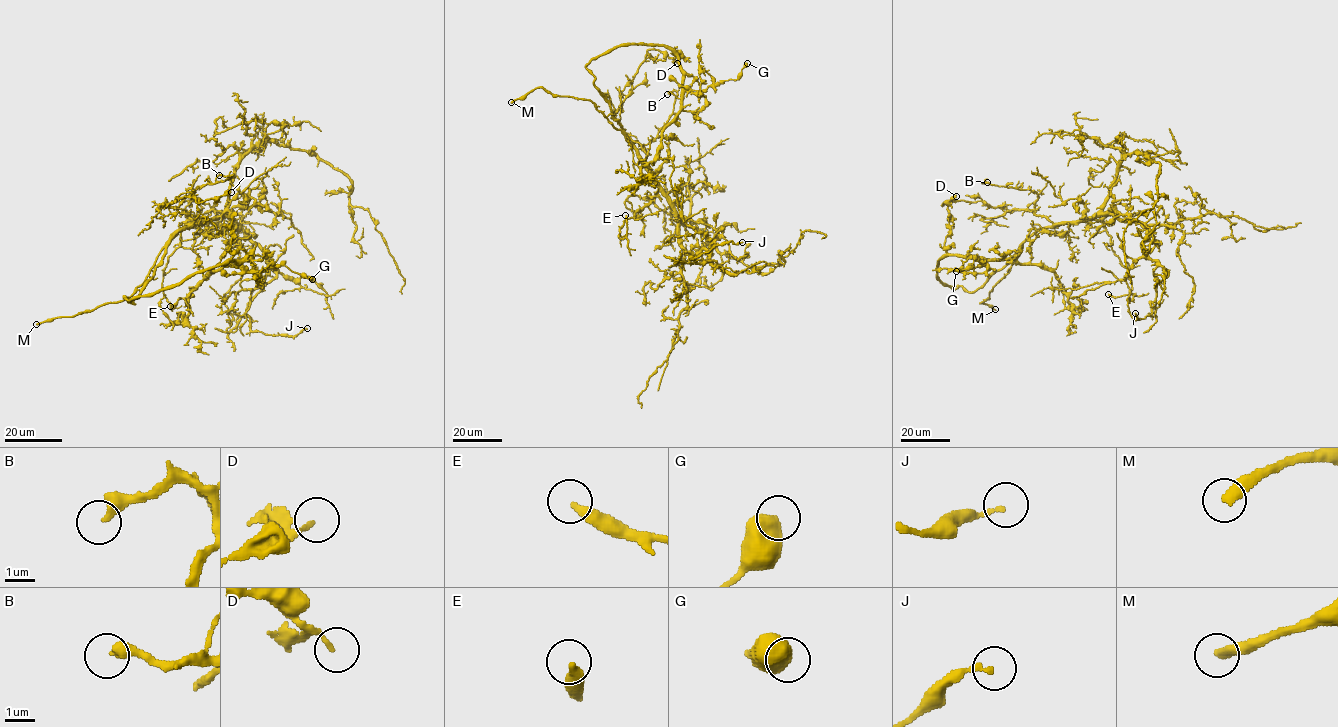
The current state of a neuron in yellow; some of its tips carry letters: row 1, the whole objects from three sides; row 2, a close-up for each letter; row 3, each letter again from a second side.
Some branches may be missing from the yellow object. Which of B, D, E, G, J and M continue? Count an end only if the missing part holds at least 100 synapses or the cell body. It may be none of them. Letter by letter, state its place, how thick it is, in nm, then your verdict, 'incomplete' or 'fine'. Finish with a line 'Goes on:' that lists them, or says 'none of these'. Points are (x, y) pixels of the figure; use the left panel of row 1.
B: at (219, 175); 400 nm thick; fine
D: at (231, 192); 140 nm thick; fine
E: at (170, 306); 340 nm thick; fine
G: at (312, 279); 650 nm thick; fine
J: at (307, 328); 160 nm thick; fine
M: at (36, 324); 320 nm thick; incomplete
Goes on: M

